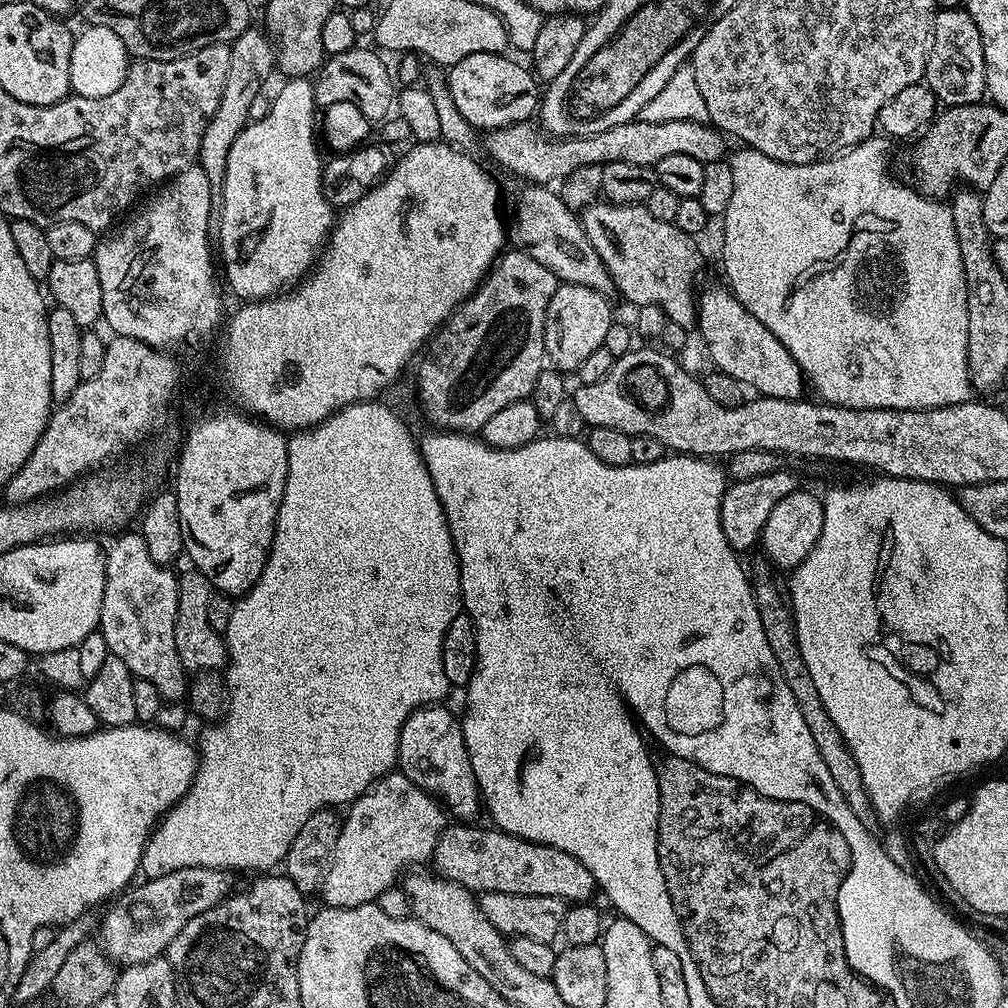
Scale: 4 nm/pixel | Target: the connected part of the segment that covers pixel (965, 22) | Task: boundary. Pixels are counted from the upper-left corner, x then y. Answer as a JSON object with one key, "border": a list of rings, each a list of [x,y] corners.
{"border":[[[967,7],[941,8],[937,11],[932,27],[932,44],[928,48],[923,83],[928,85],[931,92],[936,95],[937,101],[944,106],[979,104],[985,99],[986,66],[982,54],[982,34],[978,34],[978,26],[974,23],[974,18],[970,18]]]}

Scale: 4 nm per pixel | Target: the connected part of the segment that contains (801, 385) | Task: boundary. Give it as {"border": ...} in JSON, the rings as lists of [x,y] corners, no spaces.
{"border":[[[727,287],[708,288],[699,293],[696,322],[715,371],[738,378],[745,389],[752,391],[753,388],[756,391],[753,393],[760,396],[799,400],[805,395],[806,381],[798,362],[794,362],[786,346],[782,346],[782,342],[778,342],[778,338],[774,338],[774,334],[745,309]]]}

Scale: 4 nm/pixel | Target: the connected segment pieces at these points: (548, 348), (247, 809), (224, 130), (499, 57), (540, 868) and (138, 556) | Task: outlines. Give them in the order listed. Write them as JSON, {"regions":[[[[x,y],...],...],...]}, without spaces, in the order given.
{"regions":[[[[561,283],[554,290],[550,302],[544,311],[544,355],[551,367],[557,368],[565,374],[575,373],[582,361],[590,355],[593,350],[604,347],[606,334],[614,322],[612,308],[608,305],[609,297],[598,290],[590,290],[590,286],[578,286],[577,284]]],[[[365,402],[362,404],[347,404],[340,408],[332,416],[327,416],[322,423],[303,430],[296,430],[287,437],[288,441],[288,473],[286,474],[286,486],[284,493],[280,496],[280,505],[276,515],[276,533],[272,539],[272,548],[268,552],[268,560],[264,563],[262,574],[258,582],[243,596],[233,603],[232,613],[230,614],[230,626],[222,633],[224,643],[228,645],[228,663],[226,671],[223,673],[224,682],[228,690],[228,706],[219,722],[213,723],[200,736],[198,743],[198,763],[196,765],[196,776],[192,779],[192,785],[186,790],[186,794],[172,807],[167,814],[157,823],[153,833],[148,837],[148,845],[144,848],[144,853],[140,859],[140,872],[144,880],[162,878],[162,874],[170,874],[174,870],[183,868],[222,868],[233,870],[232,868],[264,868],[260,870],[272,870],[281,863],[284,855],[290,850],[294,842],[294,837],[298,835],[298,830],[302,830],[302,825],[306,823],[306,818],[310,818],[312,812],[319,812],[321,808],[332,808],[336,804],[351,805],[354,801],[363,796],[376,781],[388,775],[397,767],[398,757],[396,747],[400,741],[400,731],[410,718],[410,714],[415,708],[425,706],[436,706],[440,700],[450,691],[450,685],[446,678],[446,670],[442,670],[442,638],[446,638],[446,630],[454,618],[461,615],[462,601],[460,599],[460,563],[456,557],[456,547],[450,538],[450,530],[446,522],[446,514],[440,505],[438,494],[434,490],[434,482],[430,478],[428,468],[424,460],[420,457],[420,446],[417,437],[408,433],[408,428],[404,425],[404,420],[396,412],[391,412],[380,402]]],[[[250,26],[230,45],[230,71],[226,74],[226,90],[222,90],[222,102],[218,102],[218,110],[214,110],[214,118],[206,126],[206,134],[202,134],[198,163],[210,178],[213,205],[219,206],[224,193],[224,175],[226,174],[226,158],[230,158],[230,146],[234,146],[234,138],[249,123],[250,102],[254,96],[262,92],[264,79],[268,71],[276,64],[276,48],[267,31]]],[[[474,53],[449,67],[446,75],[450,86],[450,98],[466,122],[477,130],[505,128],[511,124],[523,124],[533,119],[542,99],[538,80],[527,67],[524,68],[508,54]]],[[[452,822],[445,827],[431,858],[439,875],[458,882],[473,894],[526,894],[560,898],[565,902],[588,902],[592,895],[597,895],[594,874],[578,858],[566,854],[566,850],[520,840],[495,826],[476,826],[472,822]]],[[[128,530],[116,538],[106,548],[106,586],[98,630],[106,638],[109,653],[122,658],[135,679],[153,684],[165,702],[183,701],[190,676],[178,658],[174,642],[174,622],[178,618],[177,573],[150,558],[150,550],[146,550],[139,531]]]]}

